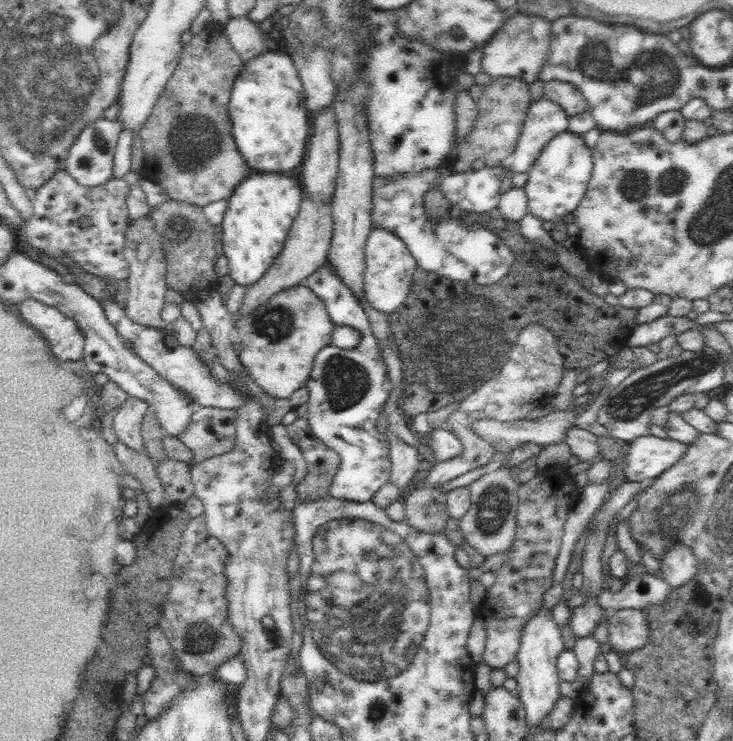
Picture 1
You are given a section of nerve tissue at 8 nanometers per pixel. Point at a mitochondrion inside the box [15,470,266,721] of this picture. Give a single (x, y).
(122, 652)

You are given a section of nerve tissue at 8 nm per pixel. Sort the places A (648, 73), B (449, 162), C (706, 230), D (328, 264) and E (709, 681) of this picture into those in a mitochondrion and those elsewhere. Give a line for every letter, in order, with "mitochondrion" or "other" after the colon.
A: mitochondrion
B: other
C: mitochondrion
D: other
E: other

